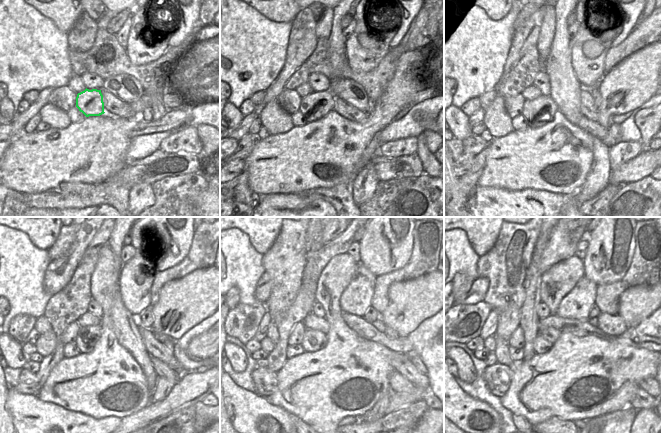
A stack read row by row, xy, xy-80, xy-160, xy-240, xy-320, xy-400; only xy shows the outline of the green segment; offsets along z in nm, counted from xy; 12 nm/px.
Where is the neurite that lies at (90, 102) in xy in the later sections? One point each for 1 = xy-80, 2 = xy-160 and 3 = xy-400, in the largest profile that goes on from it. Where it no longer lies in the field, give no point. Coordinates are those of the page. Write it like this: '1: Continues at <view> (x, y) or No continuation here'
1: Continues at xy-80 (319, 104)
2: Continues at xy-160 (535, 111)
3: Continues at xy-400 (540, 345)

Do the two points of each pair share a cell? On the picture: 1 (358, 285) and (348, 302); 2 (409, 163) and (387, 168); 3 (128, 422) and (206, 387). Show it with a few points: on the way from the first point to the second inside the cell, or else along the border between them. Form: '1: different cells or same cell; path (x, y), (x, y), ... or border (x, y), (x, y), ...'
1: same cell; path (355, 289), (355, 295), (352, 298)
2: same cell; path (404, 161), (399, 161), (392, 168)
3: same cell; path (147, 416), (168, 405), (187, 403)

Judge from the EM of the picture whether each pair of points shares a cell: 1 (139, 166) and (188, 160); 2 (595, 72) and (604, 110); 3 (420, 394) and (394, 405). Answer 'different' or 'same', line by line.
1: same
2: different
3: same

